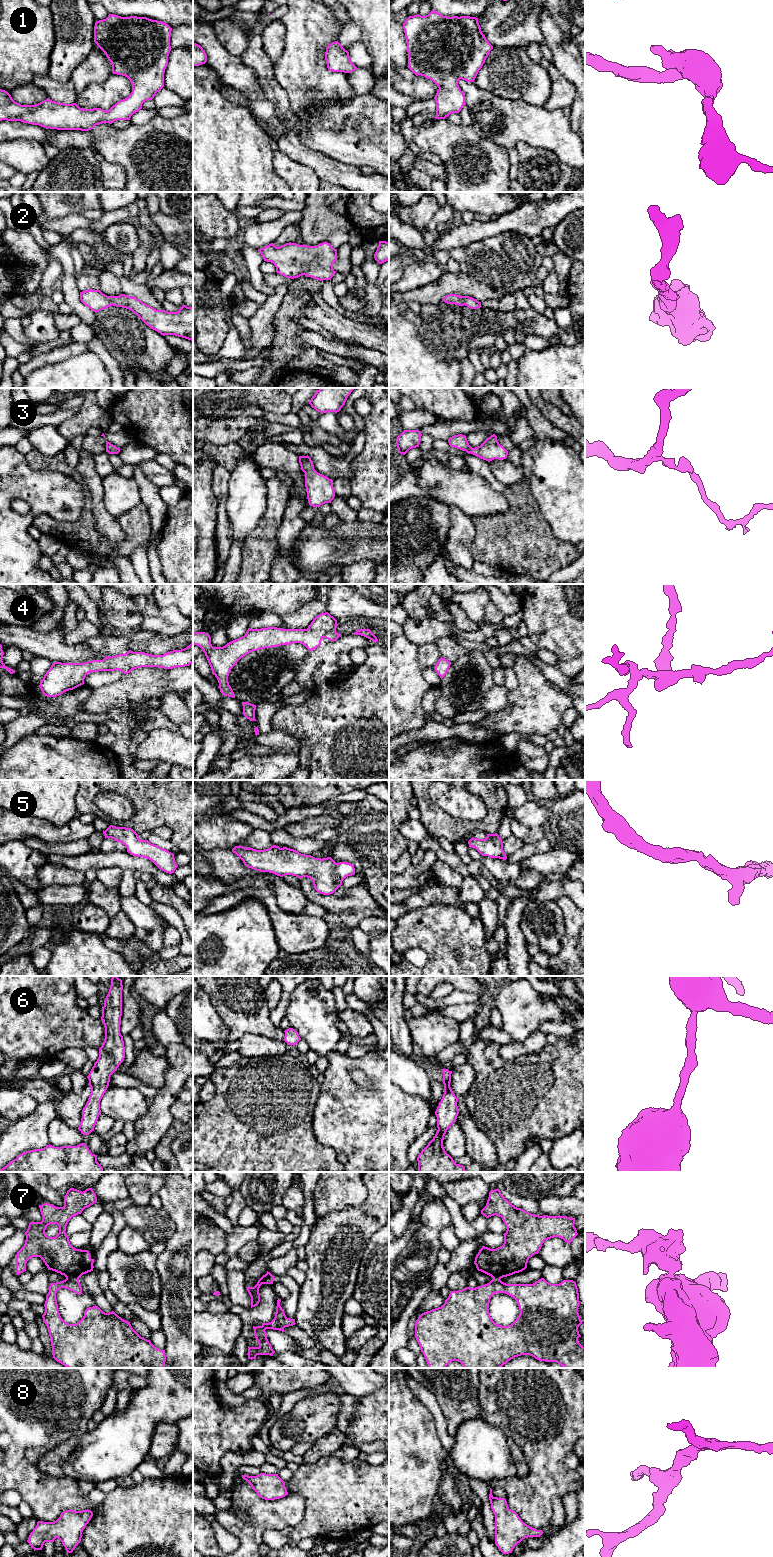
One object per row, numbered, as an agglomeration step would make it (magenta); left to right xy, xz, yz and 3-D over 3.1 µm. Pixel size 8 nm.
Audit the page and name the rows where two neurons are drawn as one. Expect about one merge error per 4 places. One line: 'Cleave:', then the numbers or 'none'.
Cleave: 7

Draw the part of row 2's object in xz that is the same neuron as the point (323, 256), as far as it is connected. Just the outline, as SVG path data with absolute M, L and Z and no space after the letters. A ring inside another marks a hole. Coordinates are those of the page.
M289 242L279 247L271 243L258 251L264 261L273 263L276 272L286 278L306 275L320 281L331 281L336 273L333 264L337 260L337 249L328 242L316 246Z

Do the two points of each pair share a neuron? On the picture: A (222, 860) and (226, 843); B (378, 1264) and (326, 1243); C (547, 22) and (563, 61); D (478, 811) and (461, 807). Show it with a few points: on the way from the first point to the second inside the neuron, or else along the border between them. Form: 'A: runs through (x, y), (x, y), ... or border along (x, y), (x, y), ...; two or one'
A: border along (203, 848), (207, 850), (229, 849), (231, 851); two
B: border along (372, 1236), (361, 1258), (356, 1280); two
C: runs through (551, 32), (555, 40), (555, 47), (559, 51); one
D: runs through (474, 810), (470, 807), (465, 807); one

